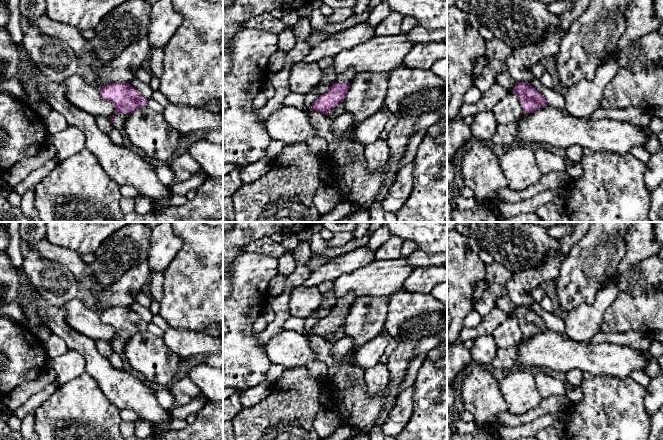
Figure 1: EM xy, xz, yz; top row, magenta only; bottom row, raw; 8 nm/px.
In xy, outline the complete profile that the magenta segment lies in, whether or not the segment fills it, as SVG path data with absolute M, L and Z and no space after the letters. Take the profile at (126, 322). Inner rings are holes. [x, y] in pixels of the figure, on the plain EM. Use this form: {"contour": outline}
{"contour": "M110 307L100 312L103 323L114 328L115 336L109 341L113 352L123 357L126 342L136 333L147 330L147 323L129 307Z"}

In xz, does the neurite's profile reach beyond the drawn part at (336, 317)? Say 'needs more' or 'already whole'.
needs more

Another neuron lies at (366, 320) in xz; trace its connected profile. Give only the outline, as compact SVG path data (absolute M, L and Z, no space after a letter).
M356 296L353 305L350 307L350 312L345 320L345 335L352 339L351 347L345 354L348 361L354 364L354 350L358 346L373 340L385 330L389 305L389 296L371 297L371 296Z

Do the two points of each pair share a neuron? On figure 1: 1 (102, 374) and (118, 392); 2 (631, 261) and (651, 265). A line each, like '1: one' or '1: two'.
1: one
2: two

